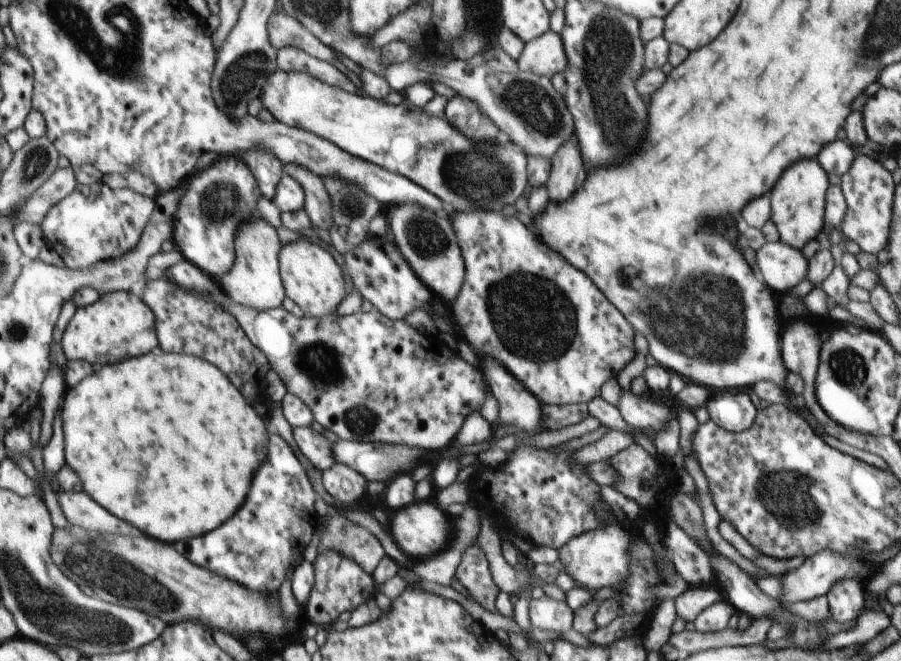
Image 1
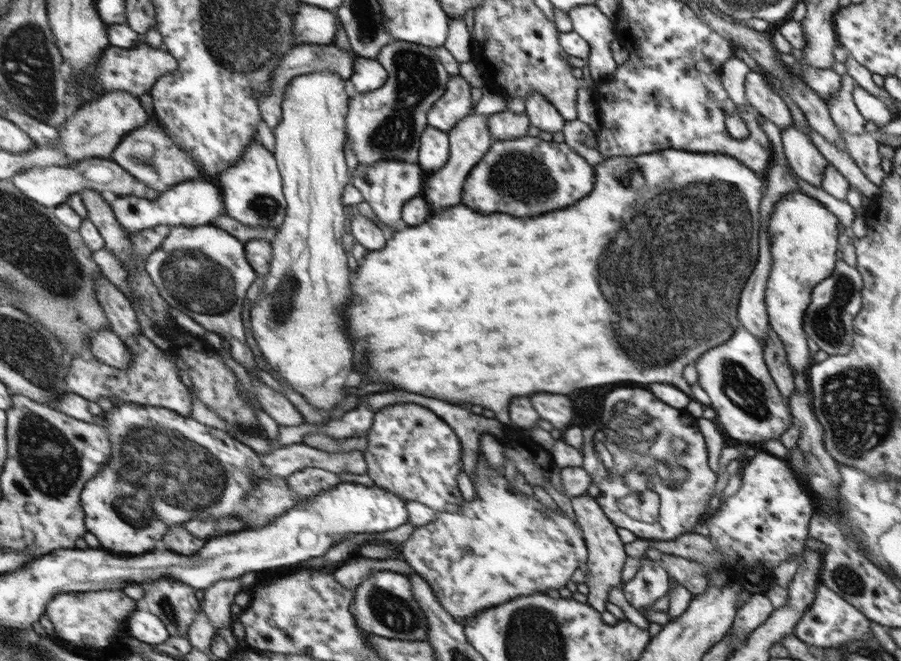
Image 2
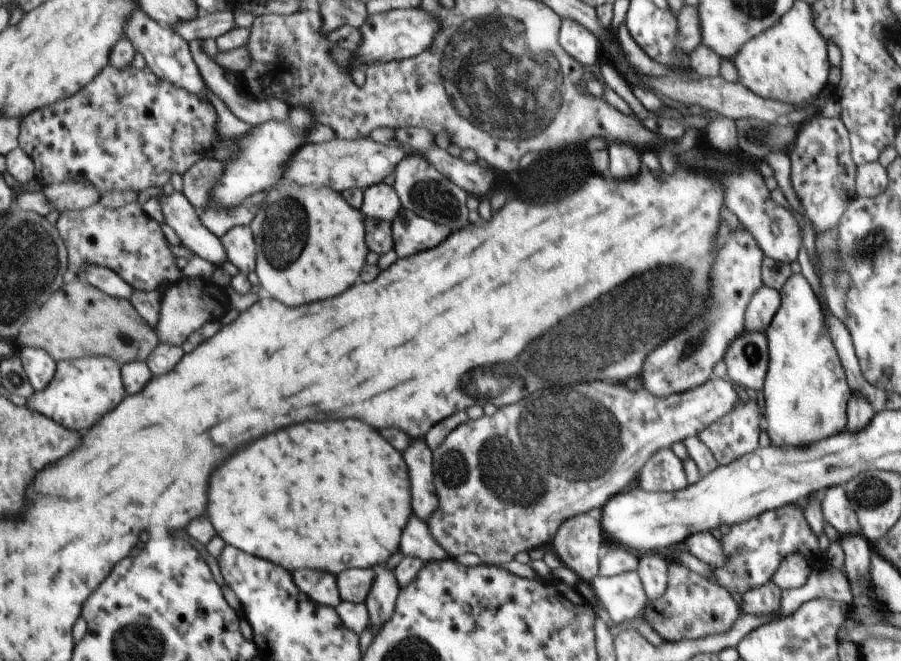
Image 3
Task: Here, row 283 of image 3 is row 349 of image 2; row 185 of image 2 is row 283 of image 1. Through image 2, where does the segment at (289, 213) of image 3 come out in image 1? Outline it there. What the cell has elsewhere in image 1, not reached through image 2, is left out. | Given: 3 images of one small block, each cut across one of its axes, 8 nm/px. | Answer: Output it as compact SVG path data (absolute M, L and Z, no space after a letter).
M296 240L283 247L281 253L281 273L287 286L288 297L295 301L306 316L324 318L338 312L348 296L348 280L344 268L338 264L332 252L324 246L308 240Z

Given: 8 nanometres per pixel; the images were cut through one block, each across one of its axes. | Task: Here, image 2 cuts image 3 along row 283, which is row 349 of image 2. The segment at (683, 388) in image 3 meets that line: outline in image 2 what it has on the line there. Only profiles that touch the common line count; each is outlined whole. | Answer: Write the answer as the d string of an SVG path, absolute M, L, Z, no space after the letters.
M741 324L731 340L707 352L700 362L696 362L698 384L708 393L711 408L716 412L716 423L720 428L724 426L722 431L752 448L766 440L780 440L780 434L792 426L793 416L790 416L786 402L768 374L768 366L762 358L764 350L756 340L756 335Z

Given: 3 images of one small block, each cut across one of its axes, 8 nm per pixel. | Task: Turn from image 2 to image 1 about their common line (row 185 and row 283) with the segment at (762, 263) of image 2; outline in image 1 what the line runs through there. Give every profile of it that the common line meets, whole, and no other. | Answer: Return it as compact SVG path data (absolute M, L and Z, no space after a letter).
M779 240L755 251L756 272L777 293L790 291L808 274L808 262L800 249Z

